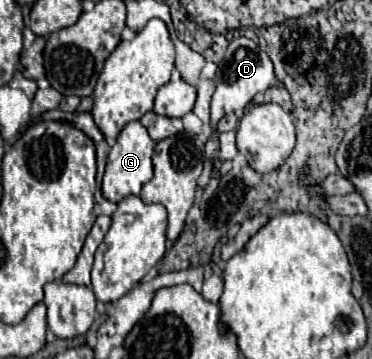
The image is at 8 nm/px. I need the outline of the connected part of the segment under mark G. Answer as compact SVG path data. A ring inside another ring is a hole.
M132 121L120 131L114 147L108 153L106 173L102 181L102 193L108 201L118 203L128 195L140 195L142 185L152 179L152 151L154 151L154 141L150 139L146 127L140 121Z

